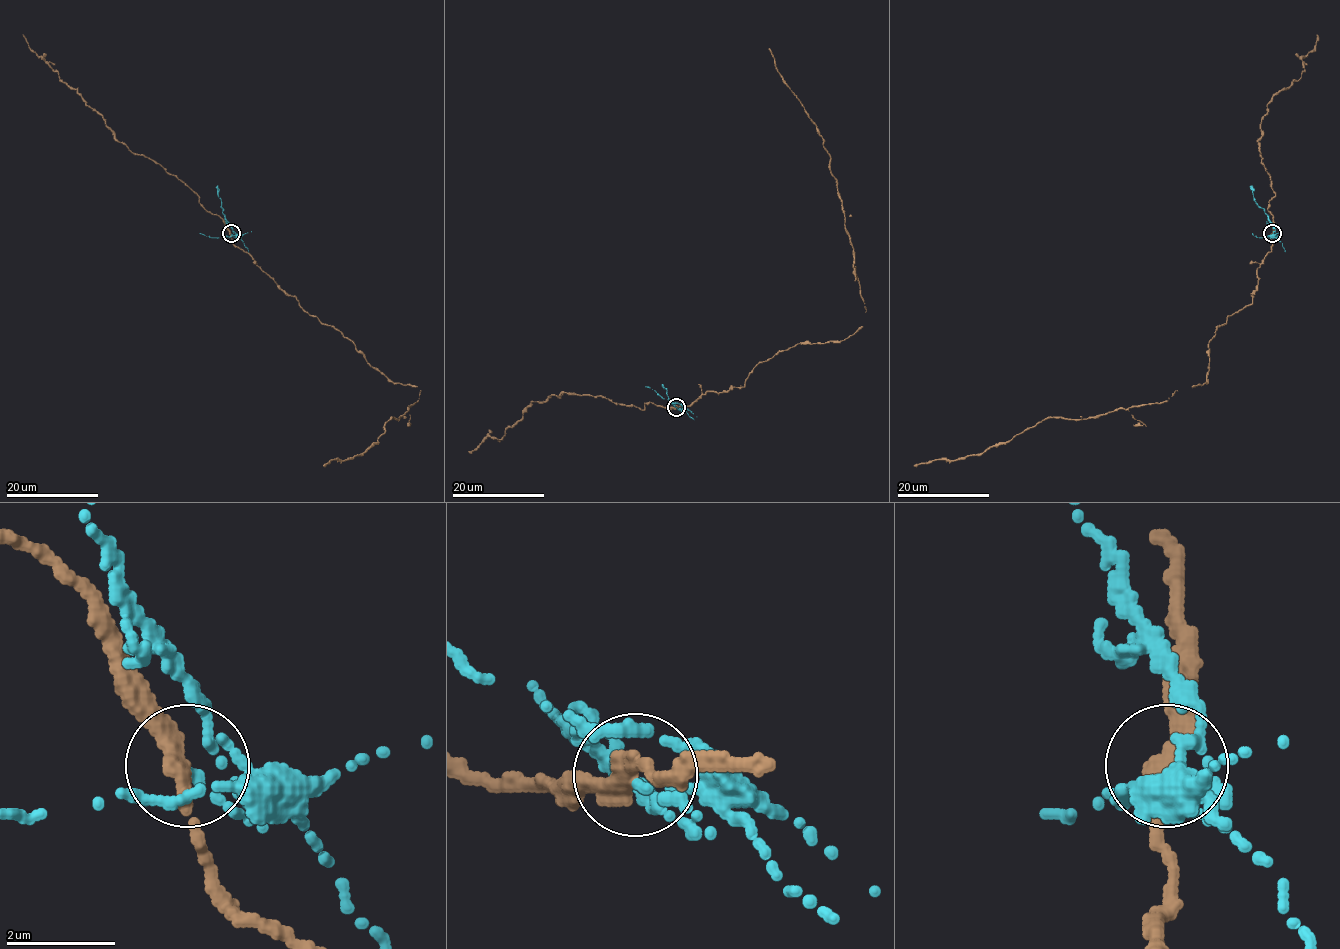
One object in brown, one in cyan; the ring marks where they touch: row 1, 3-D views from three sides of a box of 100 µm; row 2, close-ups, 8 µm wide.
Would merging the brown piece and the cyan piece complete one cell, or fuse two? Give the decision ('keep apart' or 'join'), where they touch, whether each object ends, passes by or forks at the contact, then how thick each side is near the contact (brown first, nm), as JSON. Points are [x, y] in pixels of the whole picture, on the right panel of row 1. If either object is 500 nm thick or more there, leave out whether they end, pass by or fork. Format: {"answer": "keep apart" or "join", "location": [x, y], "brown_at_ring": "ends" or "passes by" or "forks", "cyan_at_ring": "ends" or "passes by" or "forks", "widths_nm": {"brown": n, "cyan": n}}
{"answer": "keep apart", "location": [1272, 233], "brown_at_ring": "passes by", "cyan_at_ring": "ends", "widths_nm": {"brown": 320, "cyan": 130}}

